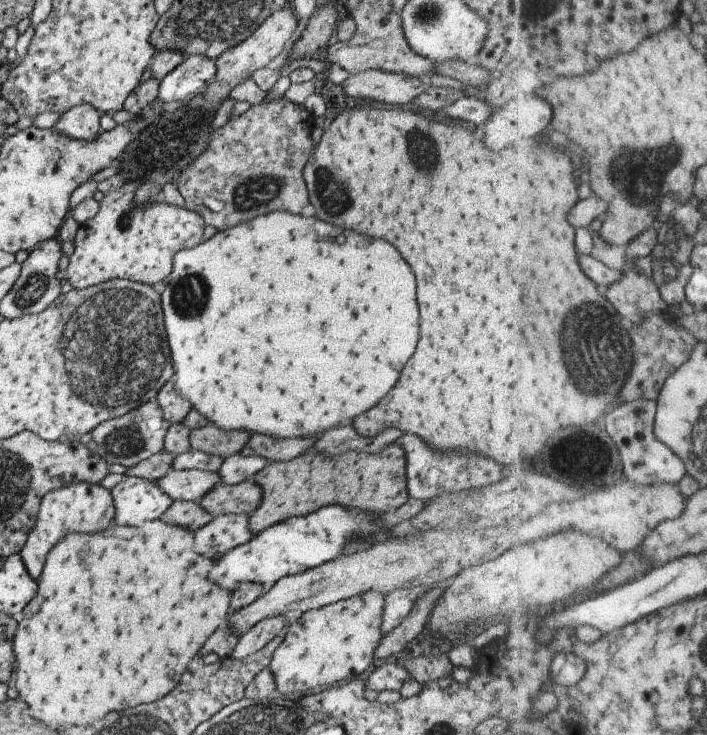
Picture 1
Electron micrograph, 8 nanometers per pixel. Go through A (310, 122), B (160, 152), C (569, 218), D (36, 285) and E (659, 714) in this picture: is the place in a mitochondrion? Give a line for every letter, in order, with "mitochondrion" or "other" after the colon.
A: other
B: mitochondrion
C: other
D: mitochondrion
E: other

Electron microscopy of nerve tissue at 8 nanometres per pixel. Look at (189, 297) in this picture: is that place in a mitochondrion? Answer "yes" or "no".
yes

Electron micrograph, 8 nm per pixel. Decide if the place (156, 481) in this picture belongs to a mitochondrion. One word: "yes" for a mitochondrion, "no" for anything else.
no

